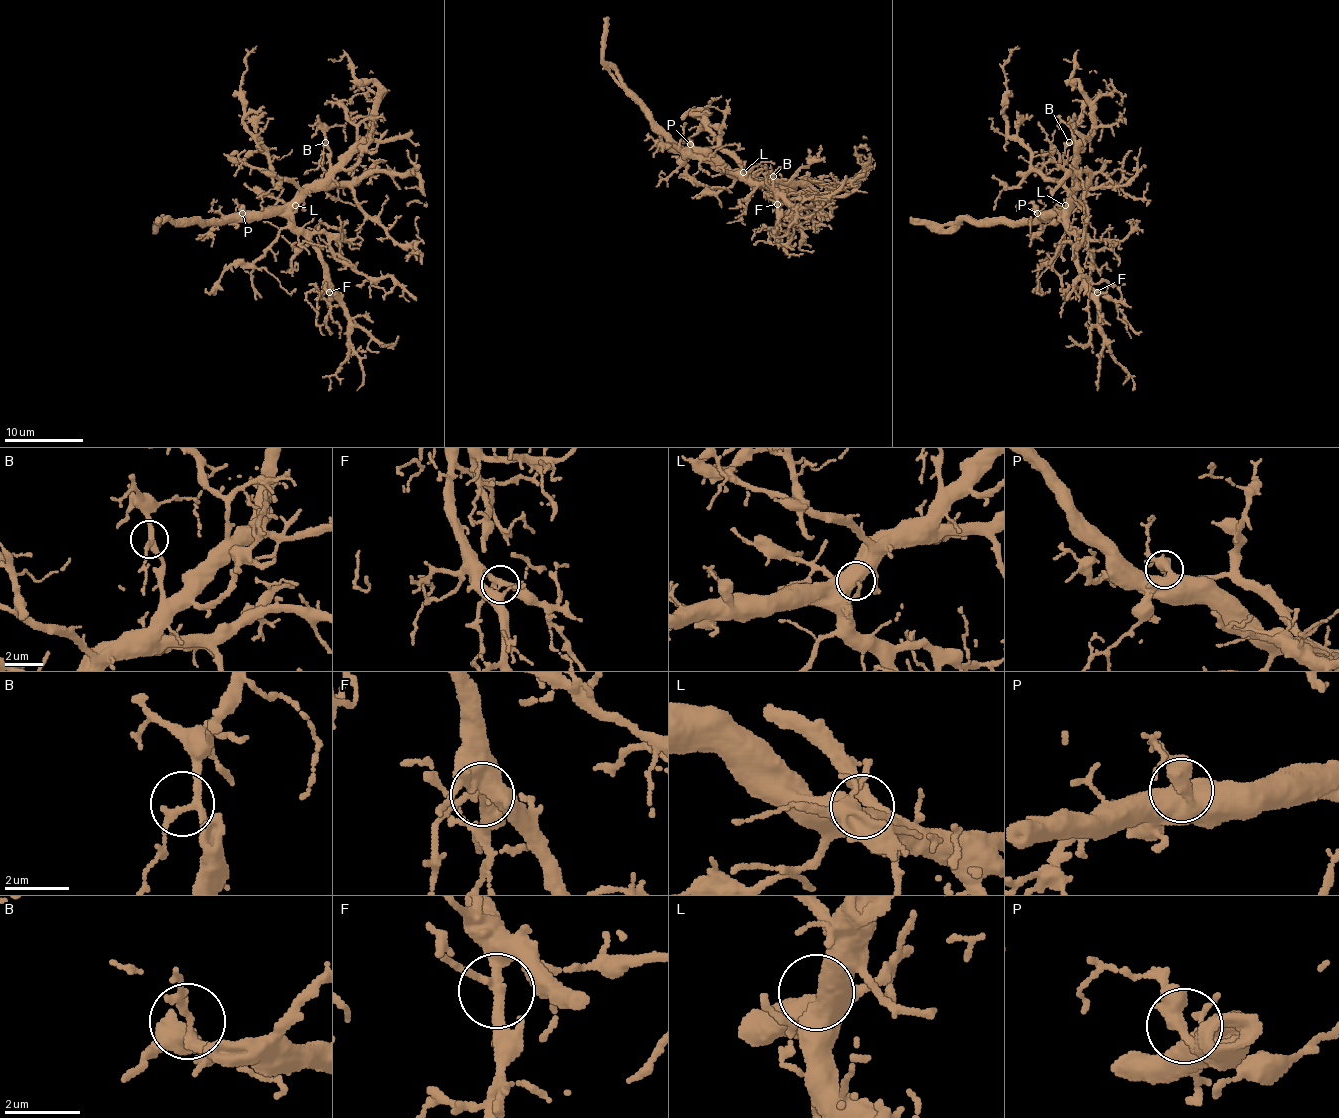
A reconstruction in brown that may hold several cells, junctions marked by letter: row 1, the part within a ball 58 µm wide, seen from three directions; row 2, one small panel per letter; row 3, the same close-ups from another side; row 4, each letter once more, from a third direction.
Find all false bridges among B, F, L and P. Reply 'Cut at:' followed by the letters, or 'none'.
Cut at: none

